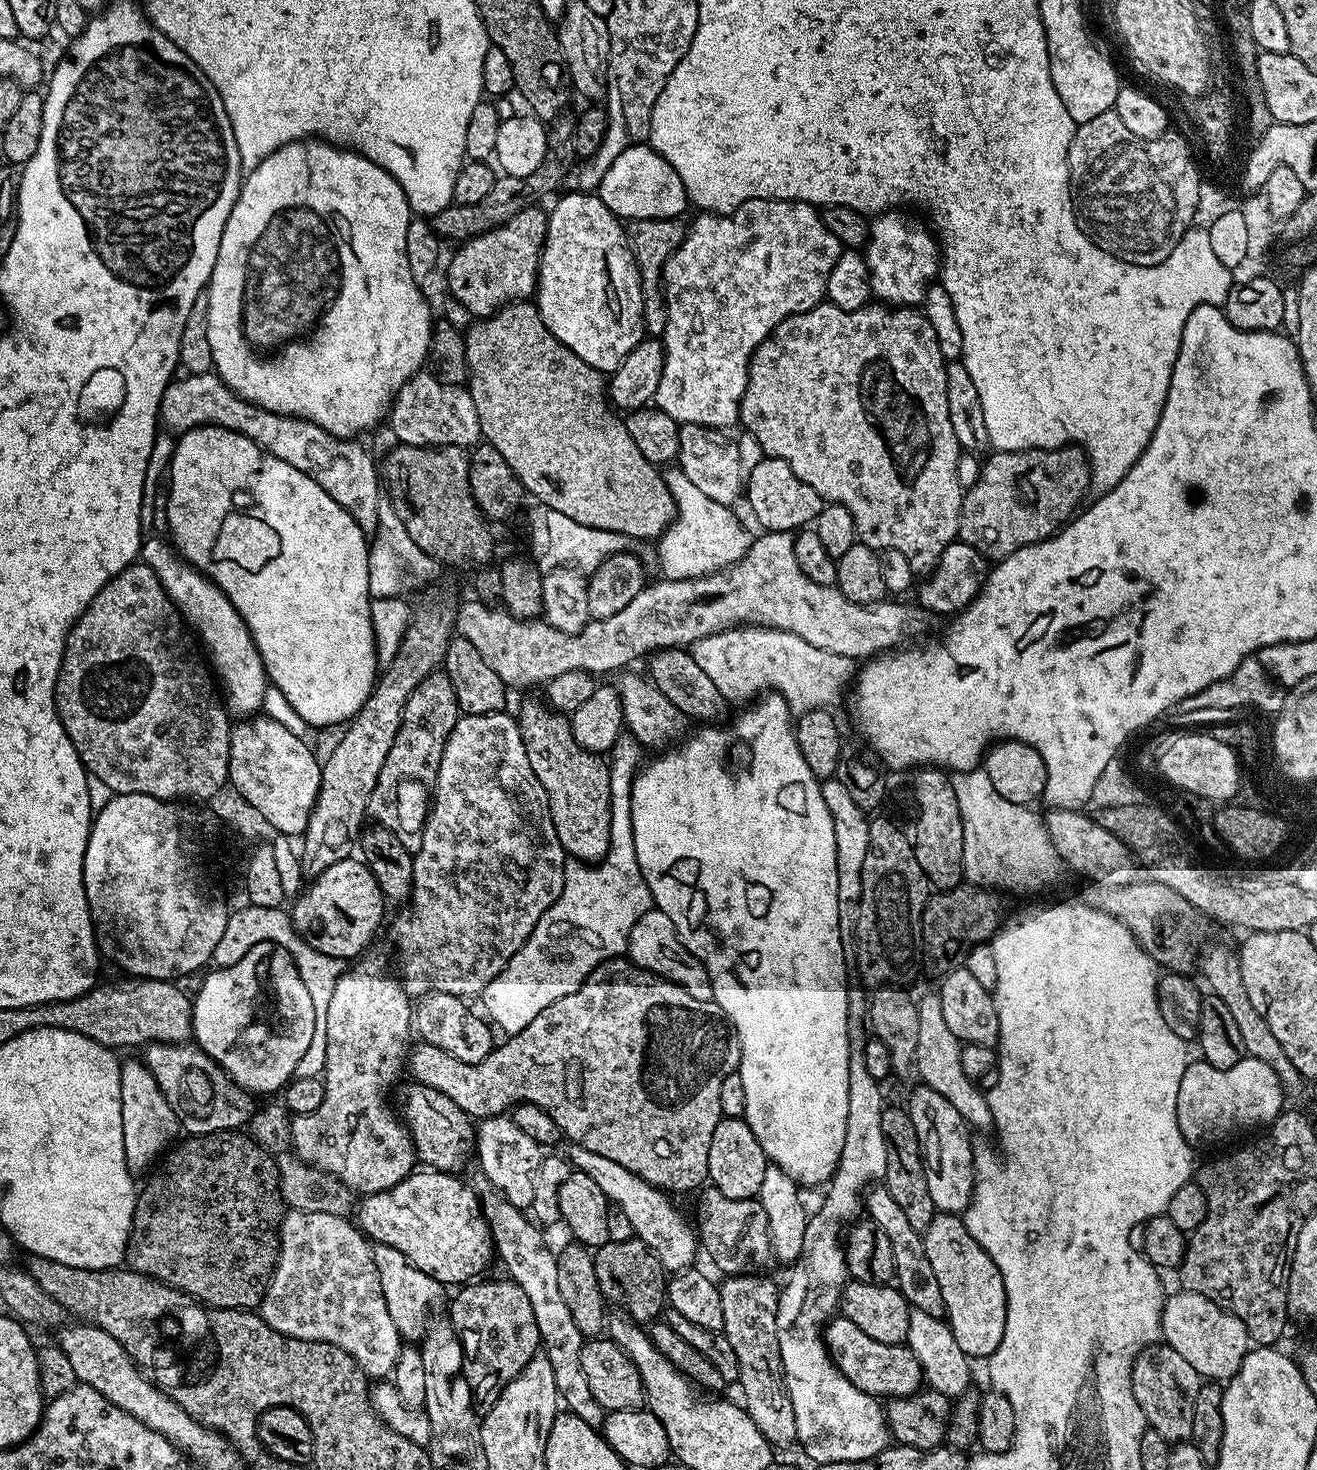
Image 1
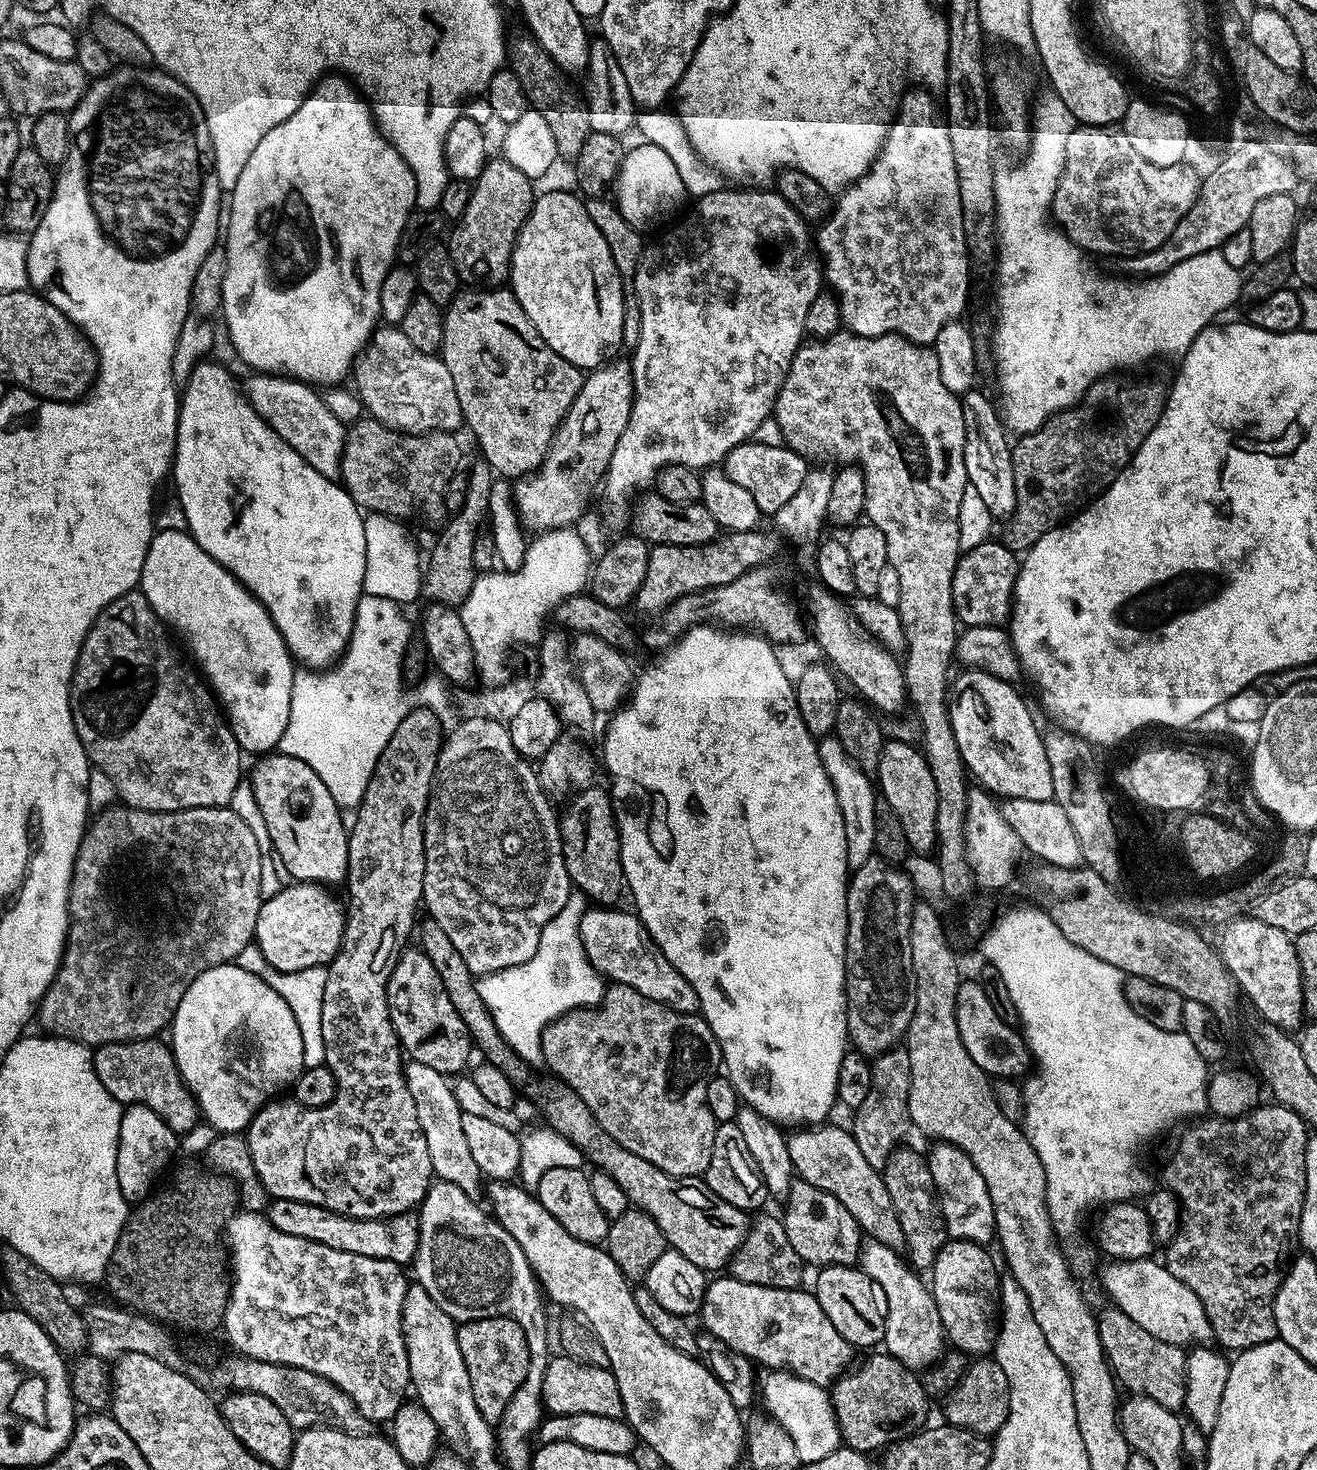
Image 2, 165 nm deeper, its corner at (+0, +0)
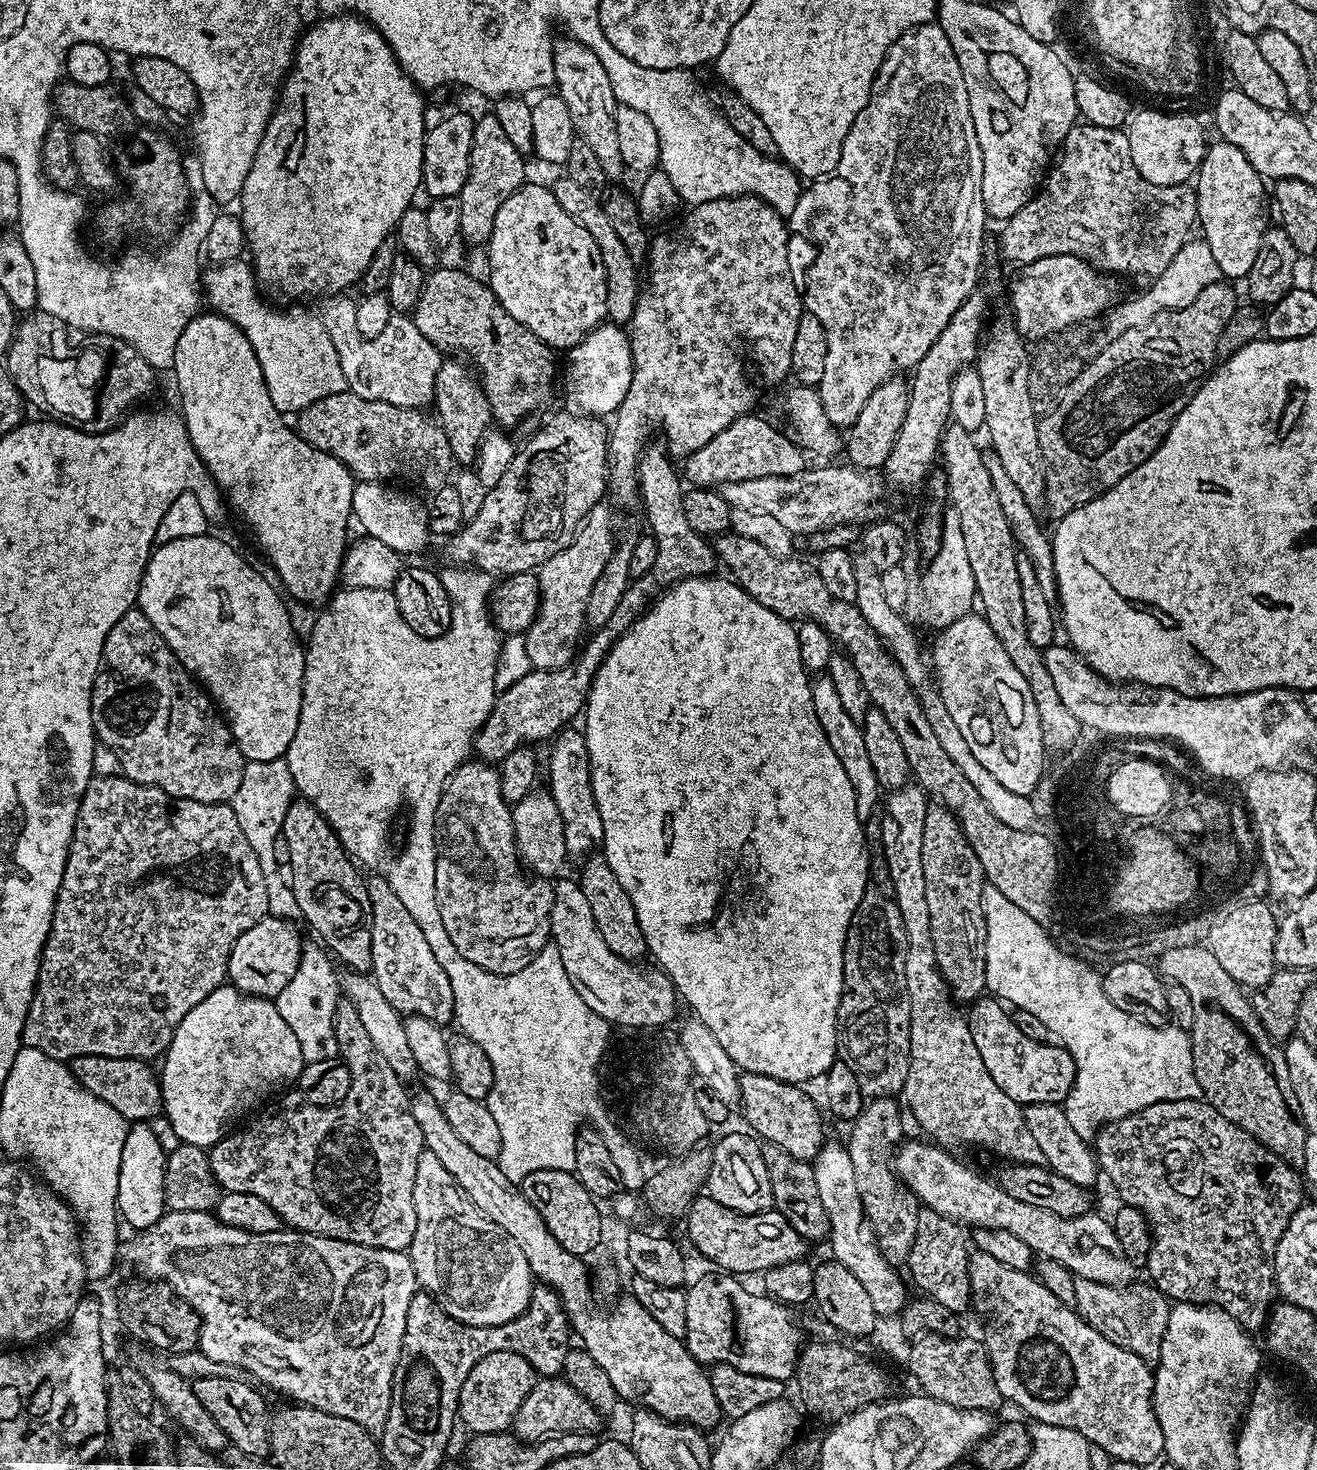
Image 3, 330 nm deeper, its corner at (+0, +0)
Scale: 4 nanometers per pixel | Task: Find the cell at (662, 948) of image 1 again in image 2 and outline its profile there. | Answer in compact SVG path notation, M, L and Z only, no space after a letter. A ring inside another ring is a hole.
M592 906L580 916L582 946L586 950L592 967L611 983L630 986L634 990L638 990L638 994L642 994L659 1004L664 1004L667 1008L673 1008L679 1012L696 1012L700 1003L698 1002L698 994L694 994L694 986L690 986L690 982L686 982L686 978L682 978L682 974L678 974L678 970L674 970L674 966L670 966L670 962L664 957L660 947L650 938L646 926L640 921L640 917L632 910L628 910L628 912L616 911L620 910L612 906Z

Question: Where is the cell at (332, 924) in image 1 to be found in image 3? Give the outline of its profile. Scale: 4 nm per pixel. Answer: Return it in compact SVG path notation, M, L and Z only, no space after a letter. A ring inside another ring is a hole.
M267 915L260 919L246 934L234 942L232 953L228 959L227 979L231 987L245 992L248 996L274 998L294 978L294 970L298 970L302 939L300 932L291 919Z

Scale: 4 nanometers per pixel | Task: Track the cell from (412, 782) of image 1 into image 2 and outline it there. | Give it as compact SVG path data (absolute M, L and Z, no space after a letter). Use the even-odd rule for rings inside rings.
M411 714L405 716L403 722L398 726L398 730L394 730L394 734L390 738L390 742L386 746L386 750L382 750L382 754L378 758L378 766L374 766L374 774L370 778L370 782L366 786L366 794L362 798L359 808L355 809L354 816L356 821L351 821L350 831L348 834L348 874L346 877L346 889L348 888L348 900L346 899L346 921L344 926L344 940L340 944L340 952L332 960L332 963L327 965L328 977L326 978L326 990L322 994L322 1042L326 1046L326 1054L324 1055L324 1064L332 1071L336 1079L336 1097L334 1102L330 1102L324 1108L303 1108L301 1104L289 1102L289 1104L276 1104L280 1102L269 1102L256 1113L256 1117L252 1120L251 1124L246 1129L246 1143L248 1146L248 1153L252 1159L250 1165L251 1171L256 1171L256 1176L260 1179L260 1184L269 1192L269 1197L277 1200L293 1200L294 1202L310 1202L314 1206L322 1206L331 1212L337 1212L343 1216L350 1218L362 1218L363 1220L382 1220L385 1216L400 1216L404 1212L412 1212L422 1201L428 1192L429 1184L433 1183L434 1173L432 1171L432 1163L430 1162L430 1150L426 1147L426 1134L422 1134L422 1126L418 1126L418 1106L414 1106L414 1098L410 1096L408 1083L404 1077L404 1066L406 1063L405 1057L402 1055L400 1040L396 1036L396 1031L392 1025L390 1018L390 1010L388 1009L388 983L390 982L390 974L394 970L394 966L398 962L400 953L404 951L406 945L409 943L408 935L413 935L414 925L417 923L418 915L416 916L416 907L421 907L424 899L424 875L426 874L426 858L424 857L424 815L428 809L428 798L432 794L432 782L436 779L436 759L440 757L440 749L446 739L445 729L440 729L441 725L434 722L433 717L428 714Z

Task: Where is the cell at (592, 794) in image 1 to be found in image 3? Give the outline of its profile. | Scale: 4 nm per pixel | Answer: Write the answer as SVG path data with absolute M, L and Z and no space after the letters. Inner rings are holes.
M603 854L589 855L581 864L584 865L580 868L578 883L582 894L586 894L586 902L590 902L590 914L594 914L598 934L602 934L606 946L614 950L618 958L633 962L643 961L648 956L648 947L642 934L642 926L638 922L638 914L634 914L634 902L630 902L630 894L622 890L622 882L614 878L614 870L610 870Z

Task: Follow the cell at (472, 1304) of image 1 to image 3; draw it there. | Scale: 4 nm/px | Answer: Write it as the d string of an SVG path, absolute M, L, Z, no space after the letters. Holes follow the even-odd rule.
M495 1352L486 1354L466 1374L466 1382L462 1382L460 1391L460 1407L458 1420L465 1424L472 1434L490 1434L491 1432L503 1432L511 1429L512 1420L518 1414L518 1406L526 1402L526 1394L536 1385L538 1373L522 1358L522 1354L513 1352Z

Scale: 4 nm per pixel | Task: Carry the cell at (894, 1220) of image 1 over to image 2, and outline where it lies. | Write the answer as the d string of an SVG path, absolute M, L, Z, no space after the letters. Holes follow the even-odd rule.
M824 1122L804 1126L793 1132L796 1133L789 1135L787 1139L795 1175L811 1186L816 1186L818 1190L834 1194L834 1198L838 1198L838 1202L842 1202L842 1206L846 1206L846 1210L854 1214L861 1229L871 1239L897 1250L903 1249L905 1243L902 1226L894 1210L890 1190L886 1190L883 1173L866 1161L851 1131L847 1127Z

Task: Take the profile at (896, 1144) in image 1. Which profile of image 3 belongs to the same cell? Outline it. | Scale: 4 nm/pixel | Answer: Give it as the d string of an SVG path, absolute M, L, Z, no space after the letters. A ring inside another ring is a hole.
M921 1207L917 1211L918 1226L914 1234L914 1246L910 1246L910 1254L906 1265L907 1275L921 1288L923 1295L929 1300L946 1306L946 1310L957 1314L969 1311L972 1303L972 1287L968 1273L968 1258L970 1255L970 1240L965 1229L938 1214L934 1210Z

